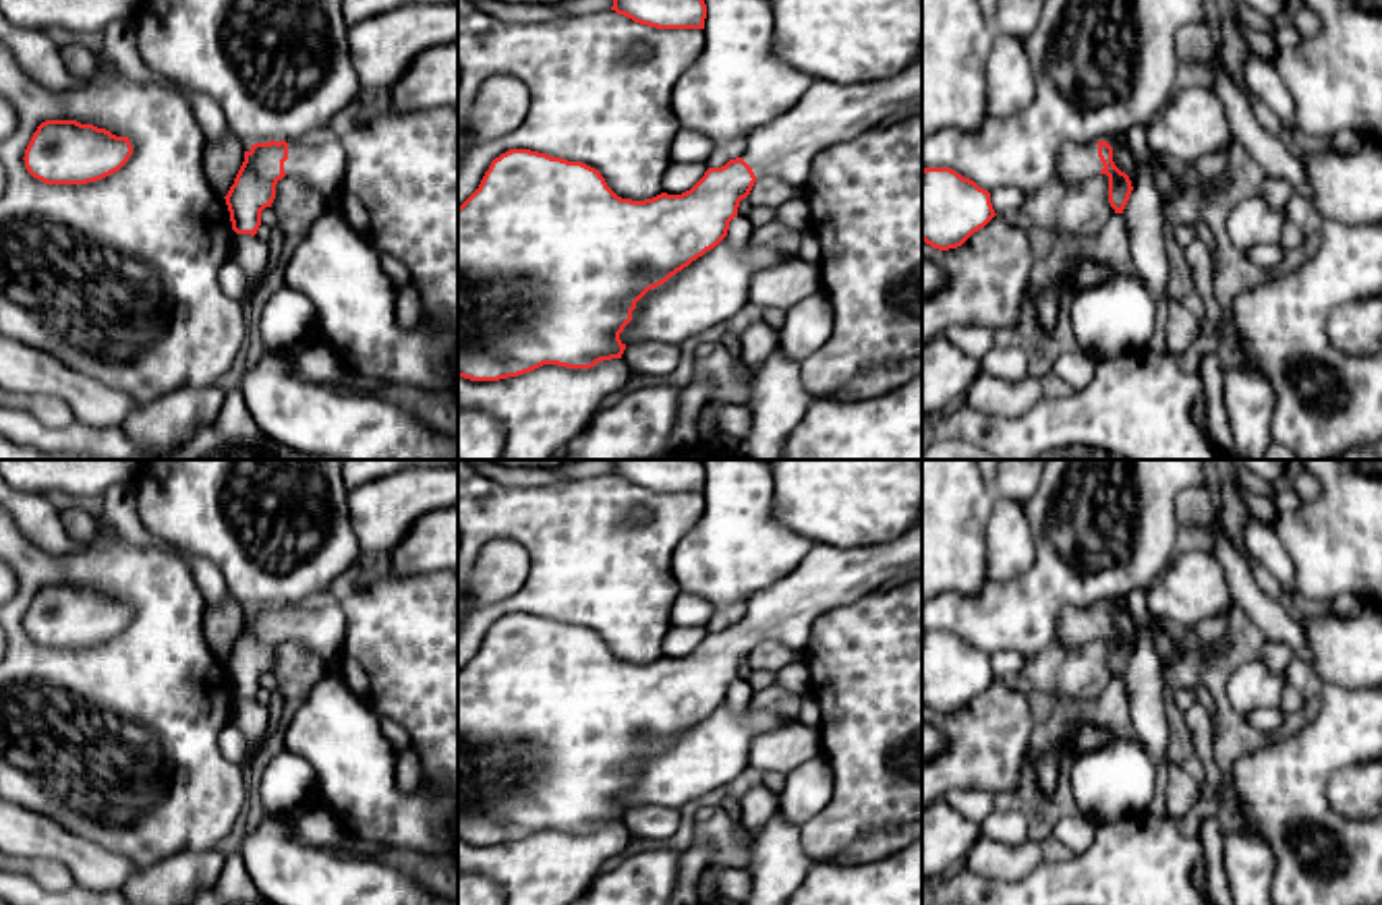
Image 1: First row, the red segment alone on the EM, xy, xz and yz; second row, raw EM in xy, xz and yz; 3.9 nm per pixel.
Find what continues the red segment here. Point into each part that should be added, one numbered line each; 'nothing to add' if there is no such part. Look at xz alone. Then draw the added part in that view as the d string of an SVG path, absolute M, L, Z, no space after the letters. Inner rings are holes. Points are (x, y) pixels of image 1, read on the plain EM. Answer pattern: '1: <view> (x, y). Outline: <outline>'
1: xz (829, 578). Outline: M922 522L903 536L858 549L814 545L806 559L773 586L746 601L740 619L756 644L775 640L804 661L812 623L831 611L858 603L889 582L922 570Z

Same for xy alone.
1: xy (322, 630). Outline: M336 601L323 609L311 603L288 607L288 623L284 625L286 640L300 640L332 667L340 659L344 630L346 617Z

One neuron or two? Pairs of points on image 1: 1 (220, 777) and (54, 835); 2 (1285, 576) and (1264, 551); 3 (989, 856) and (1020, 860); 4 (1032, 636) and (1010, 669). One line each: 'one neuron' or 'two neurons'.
1: two neurons
2: one neuron
3: one neuron
4: two neurons

